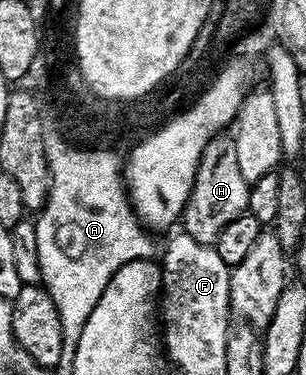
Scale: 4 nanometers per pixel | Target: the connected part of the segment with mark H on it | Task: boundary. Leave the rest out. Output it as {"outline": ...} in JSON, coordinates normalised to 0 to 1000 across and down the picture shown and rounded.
{"outline":[[[693,365],[690,379],[663,400],[663,413],[644,448],[637,488],[618,512],[618,533],[605,544],[592,584],[595,621],[618,627],[631,640],[644,640],[644,651],[670,651],[673,656],[699,656],[703,643],[722,629],[722,619],[735,619],[735,608],[748,597],[761,597],[761,587],[775,587],[775,576],[807,568],[814,512],[820,509],[801,469],[788,469],[788,445],[775,437],[775,395],[768,392],[765,365],[716,365]]]}

